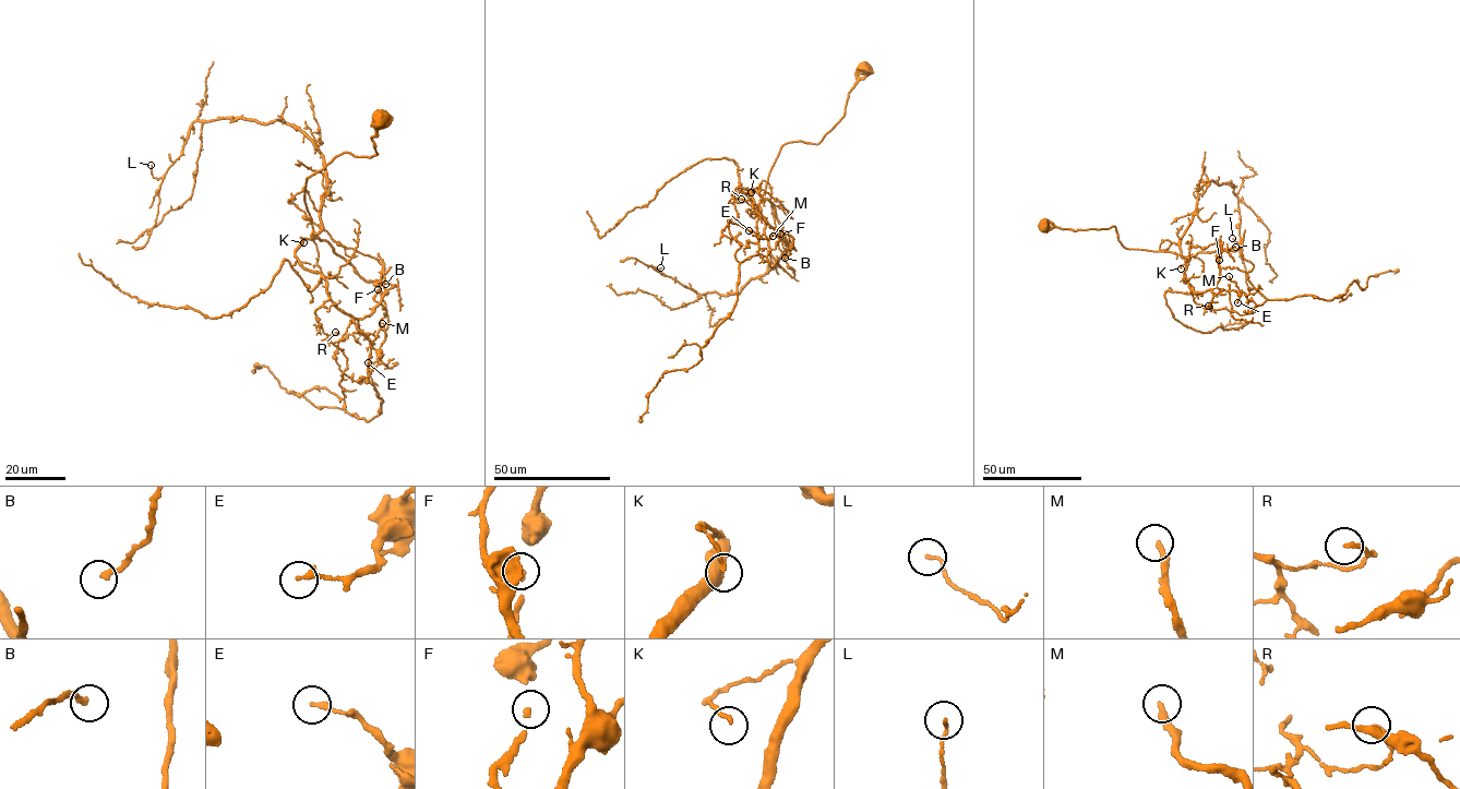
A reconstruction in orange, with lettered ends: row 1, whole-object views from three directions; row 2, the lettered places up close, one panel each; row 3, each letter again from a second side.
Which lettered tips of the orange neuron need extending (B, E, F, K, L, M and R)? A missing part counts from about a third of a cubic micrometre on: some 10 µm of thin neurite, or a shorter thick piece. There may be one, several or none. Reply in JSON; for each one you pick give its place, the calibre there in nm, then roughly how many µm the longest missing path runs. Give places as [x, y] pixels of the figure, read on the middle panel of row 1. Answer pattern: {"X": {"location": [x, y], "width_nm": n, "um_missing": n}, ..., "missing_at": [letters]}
{"missing_at": []}

